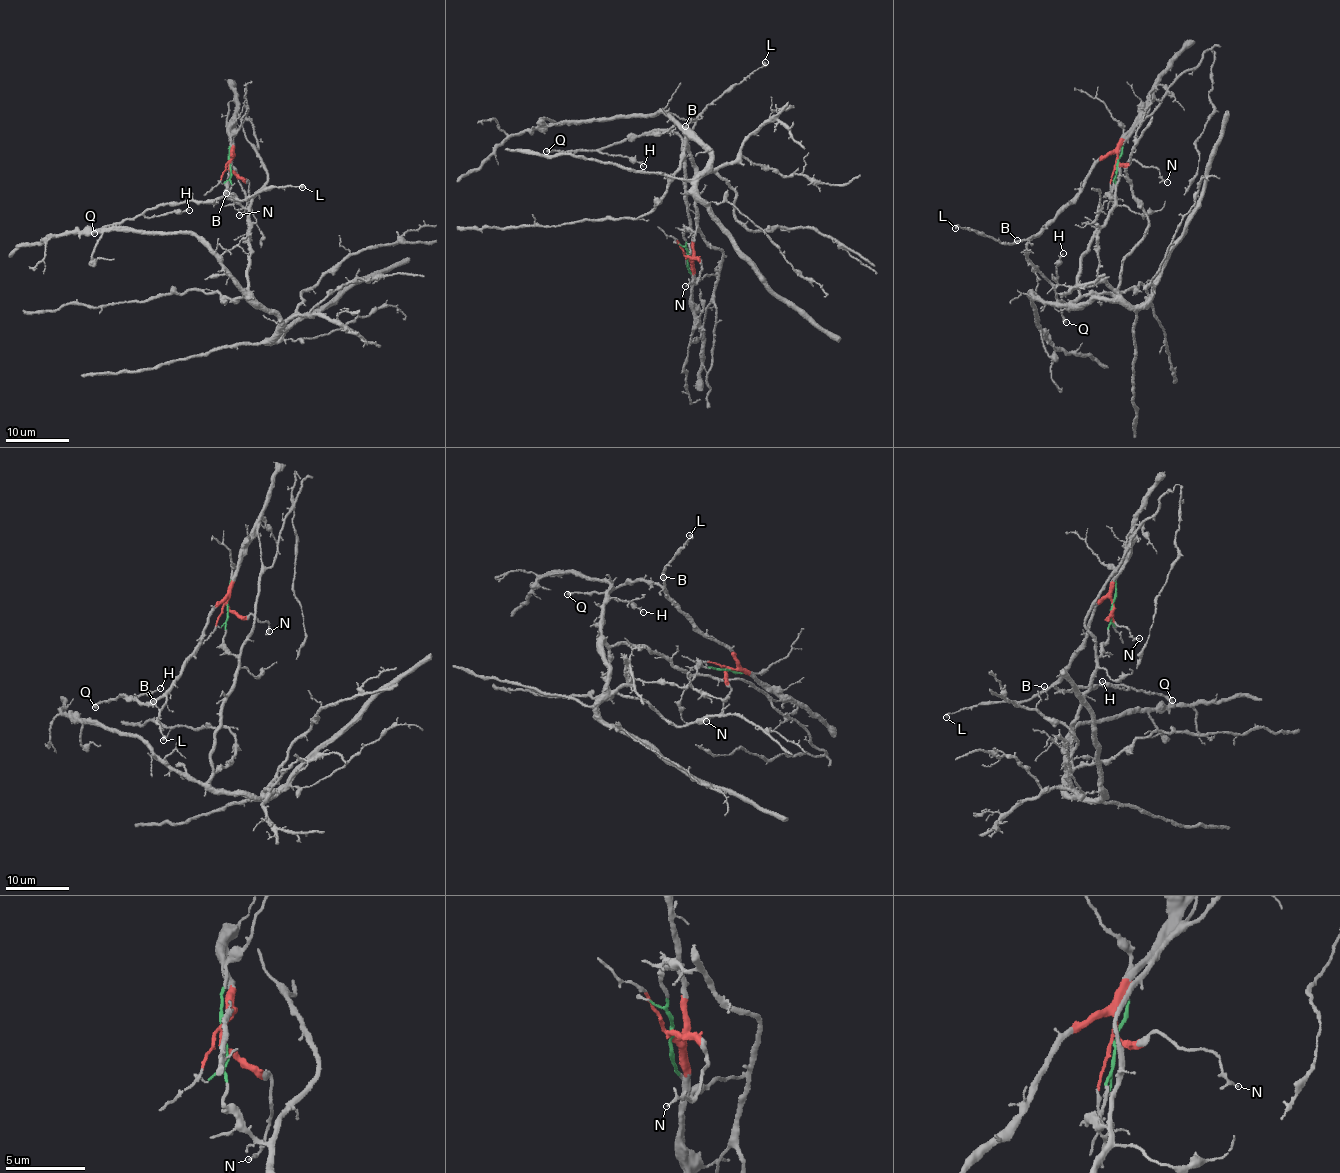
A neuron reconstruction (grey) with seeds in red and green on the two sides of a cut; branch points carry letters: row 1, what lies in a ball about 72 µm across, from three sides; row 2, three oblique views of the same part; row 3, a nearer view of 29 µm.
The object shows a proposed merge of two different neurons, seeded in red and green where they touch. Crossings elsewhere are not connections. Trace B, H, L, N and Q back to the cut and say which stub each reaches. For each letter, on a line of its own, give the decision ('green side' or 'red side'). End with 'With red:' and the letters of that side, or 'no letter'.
B: red side
H: red side
L: red side
N: red side
Q: red side
With red: B, H, L, N, Q

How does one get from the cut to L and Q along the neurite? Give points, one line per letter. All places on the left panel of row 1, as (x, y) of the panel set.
L: (228, 165), (231, 155), (224, 195), (244, 200), (273, 186), (302, 188)
Q: (228, 165), (223, 196), (164, 203), (145, 209), (133, 219), (104, 226), (94, 233)

